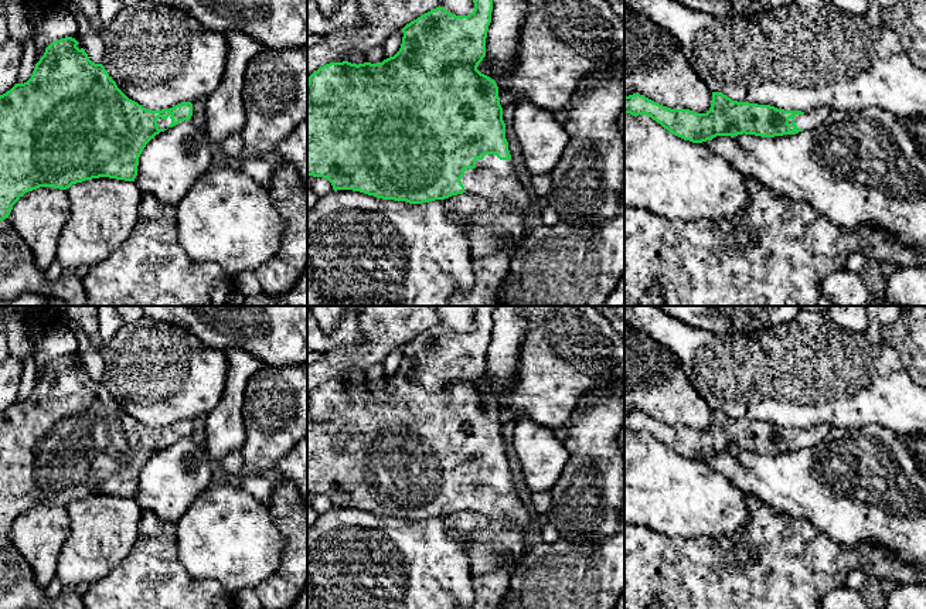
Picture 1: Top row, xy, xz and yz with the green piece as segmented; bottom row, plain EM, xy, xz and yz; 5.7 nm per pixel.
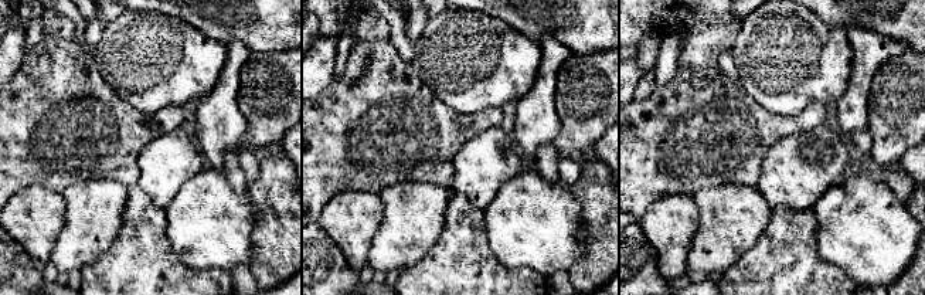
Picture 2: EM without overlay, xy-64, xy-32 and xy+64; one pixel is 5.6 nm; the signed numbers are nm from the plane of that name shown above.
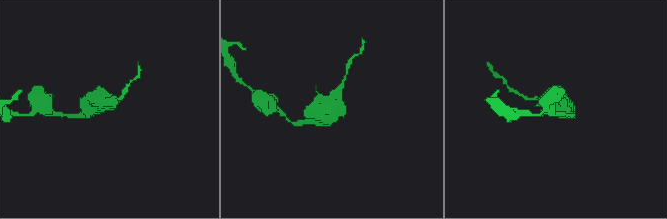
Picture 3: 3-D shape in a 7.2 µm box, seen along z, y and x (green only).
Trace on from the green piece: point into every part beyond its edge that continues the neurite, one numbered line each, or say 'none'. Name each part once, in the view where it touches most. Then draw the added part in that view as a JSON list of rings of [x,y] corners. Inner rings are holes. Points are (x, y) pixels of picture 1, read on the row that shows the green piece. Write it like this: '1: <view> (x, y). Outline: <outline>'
1: xz (493, 179). Outline: [[[486,154],[483,160],[476,160],[474,169],[464,171],[460,181],[466,193],[481,195],[507,208],[522,210],[527,214],[528,227],[538,221],[534,212],[534,198],[522,187],[511,160]]]

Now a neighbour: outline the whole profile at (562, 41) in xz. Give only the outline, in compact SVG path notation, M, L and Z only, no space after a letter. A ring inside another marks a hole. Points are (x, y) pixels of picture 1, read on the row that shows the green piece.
M525 0L525 4L514 68L497 72L487 57L477 67L498 88L508 91L515 102L528 99L549 112L568 109L588 84L589 74L624 69L624 23L606 0Z

